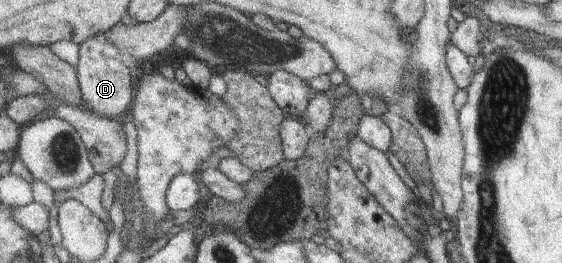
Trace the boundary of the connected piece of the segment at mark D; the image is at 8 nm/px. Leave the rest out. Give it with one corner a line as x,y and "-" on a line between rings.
105,33
91,37
80,45
80,63
77,66
85,106
105,118
119,118
133,104
133,78
130,62
123,58
118,48
105,38

